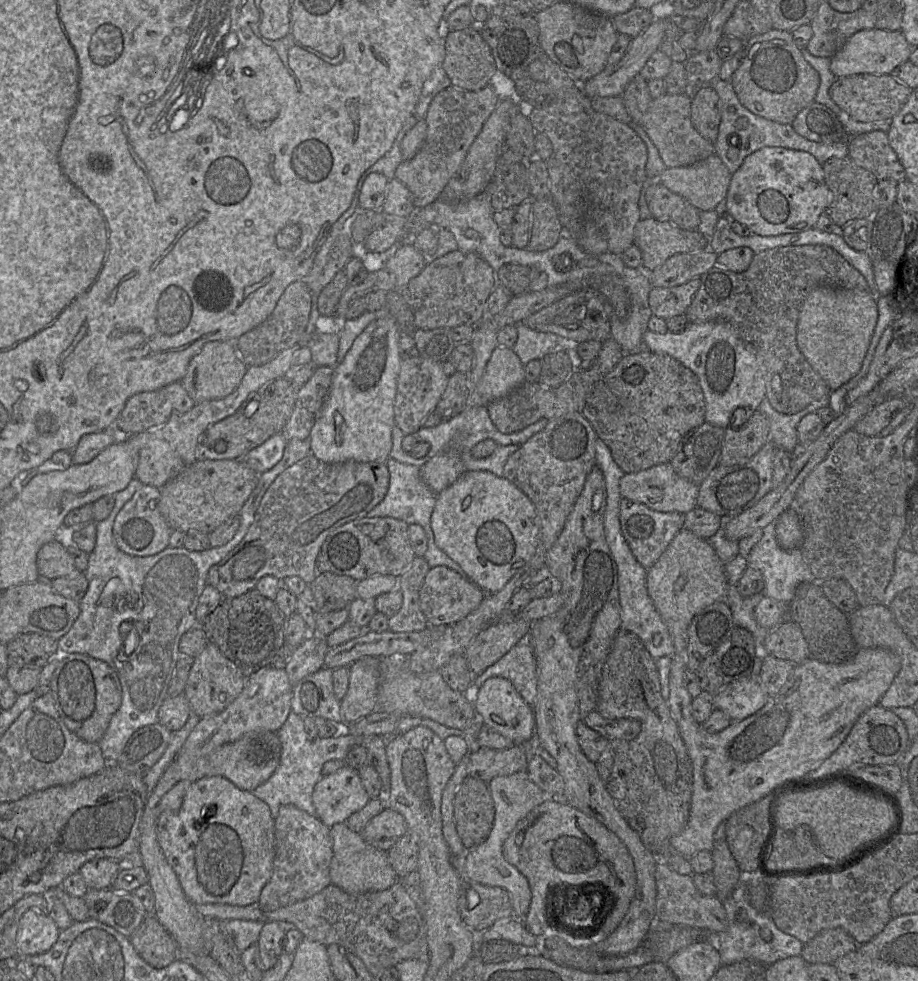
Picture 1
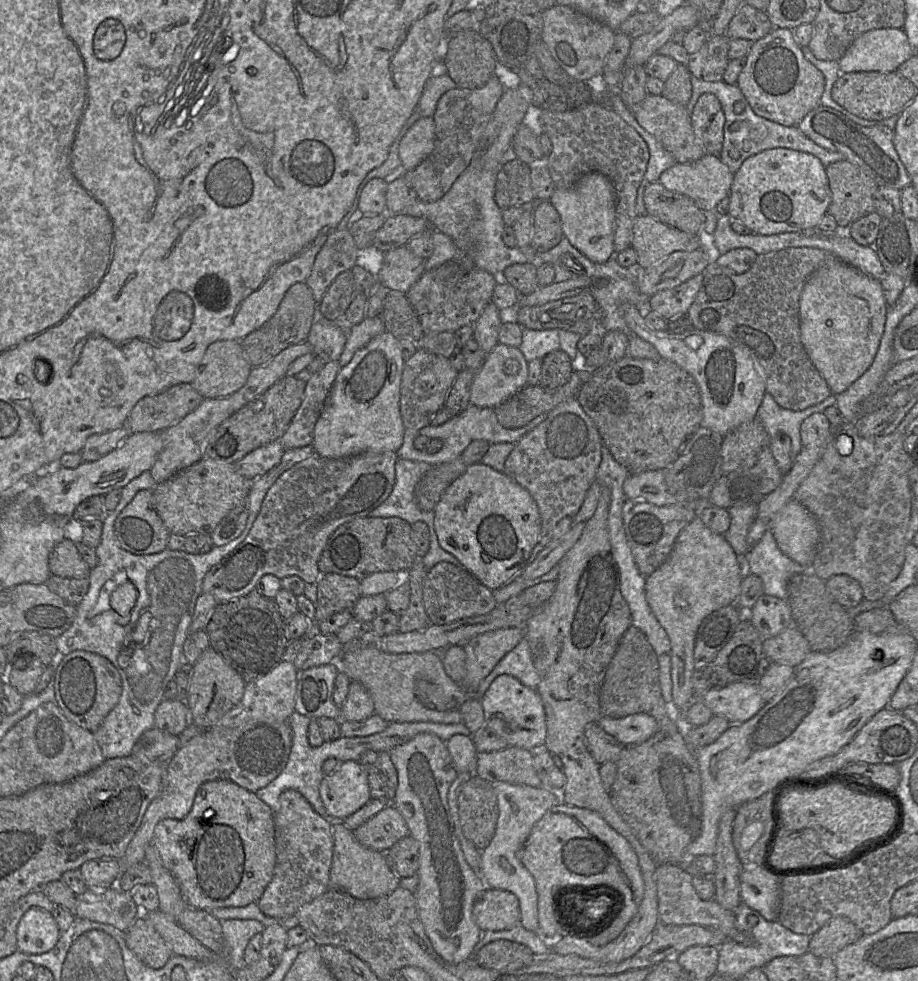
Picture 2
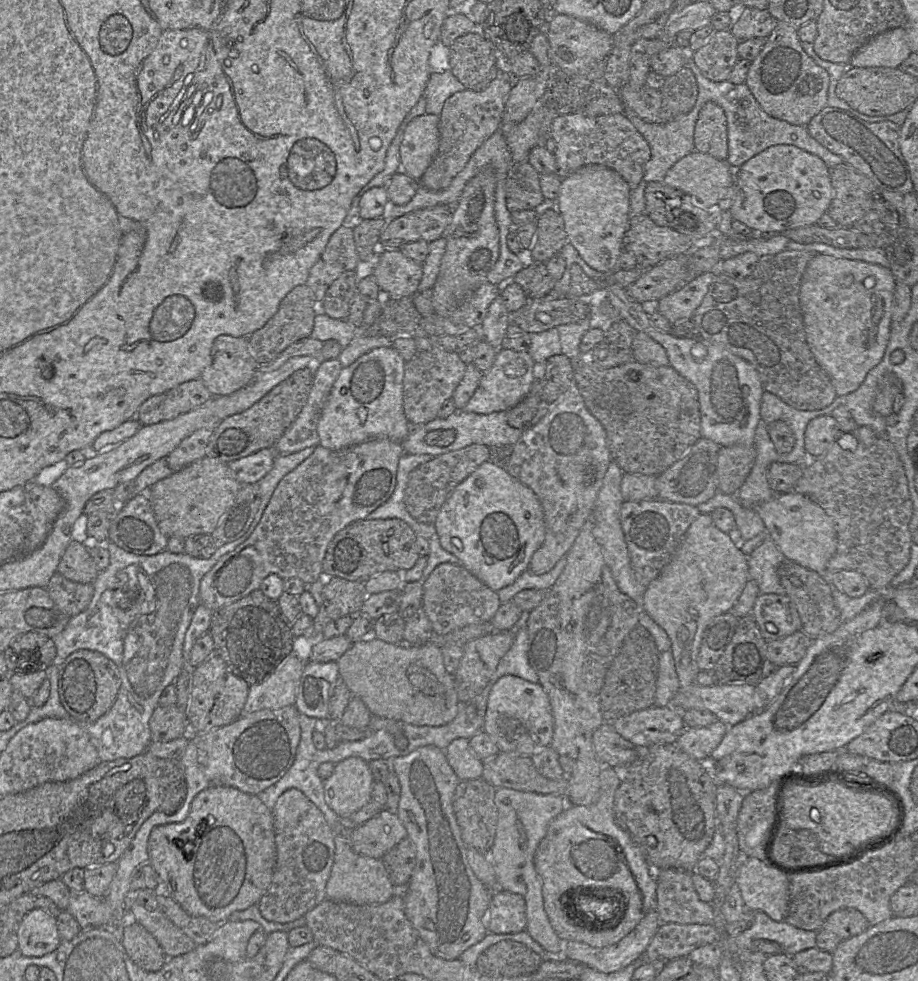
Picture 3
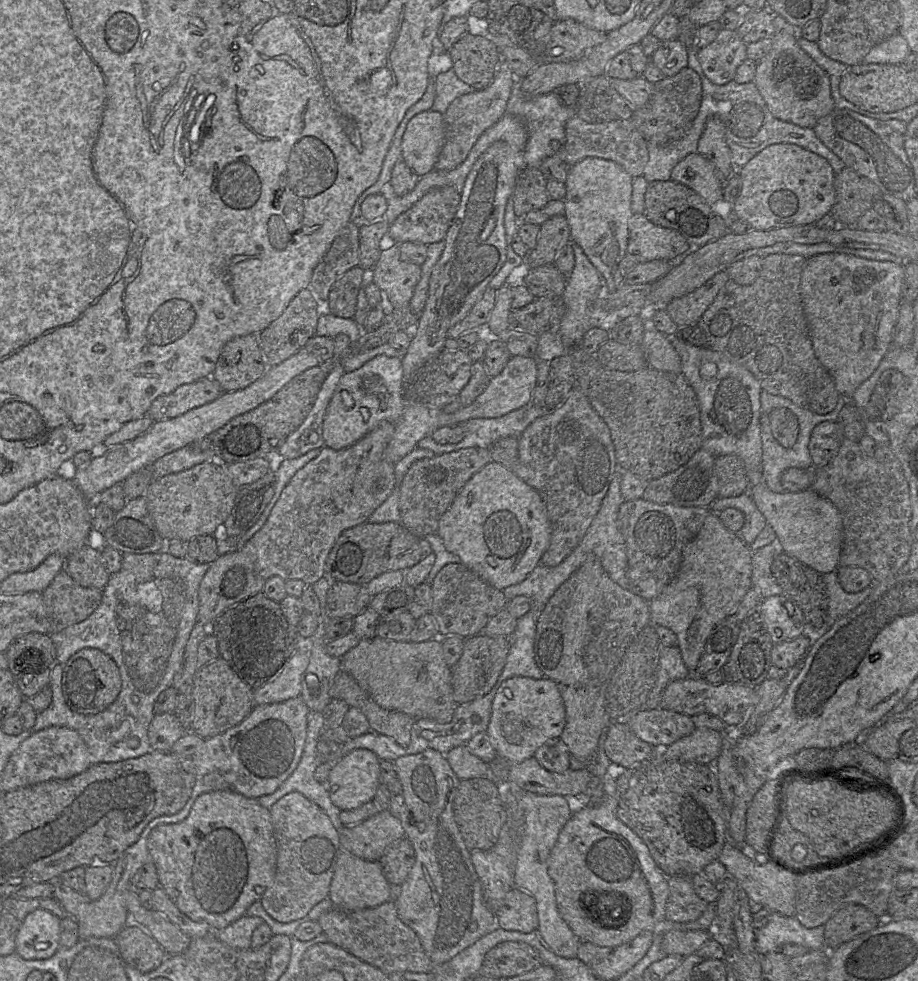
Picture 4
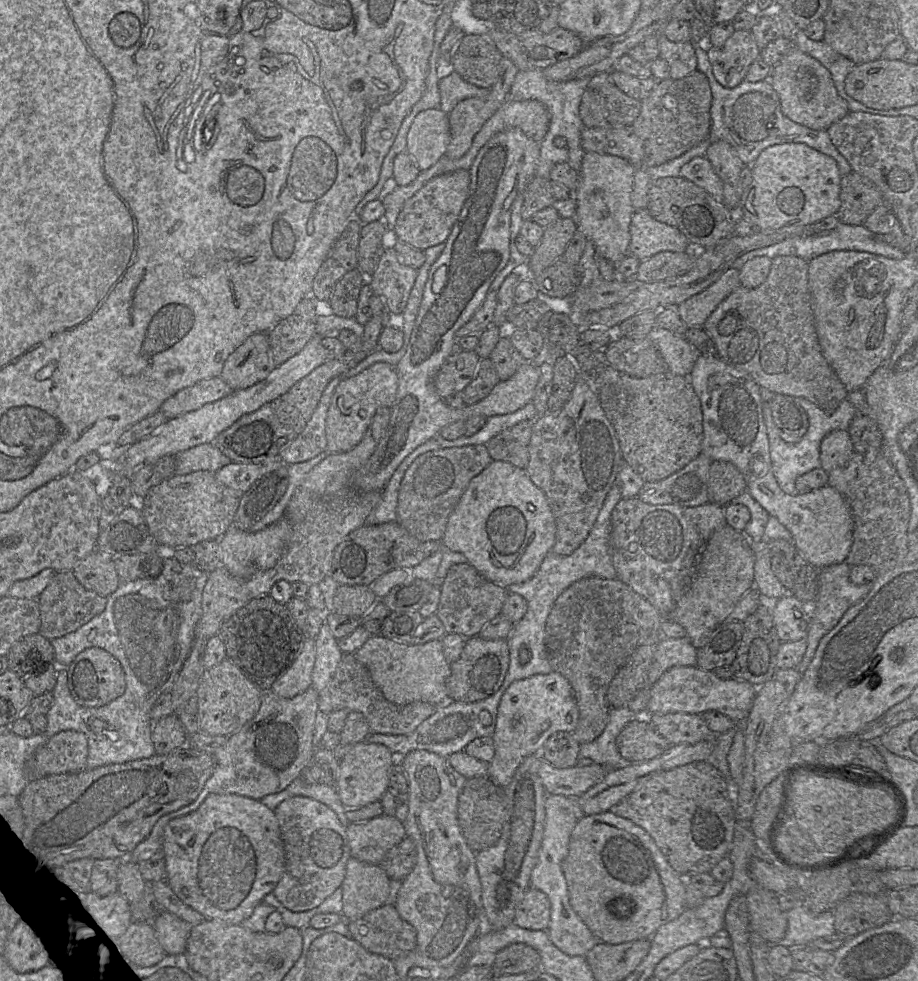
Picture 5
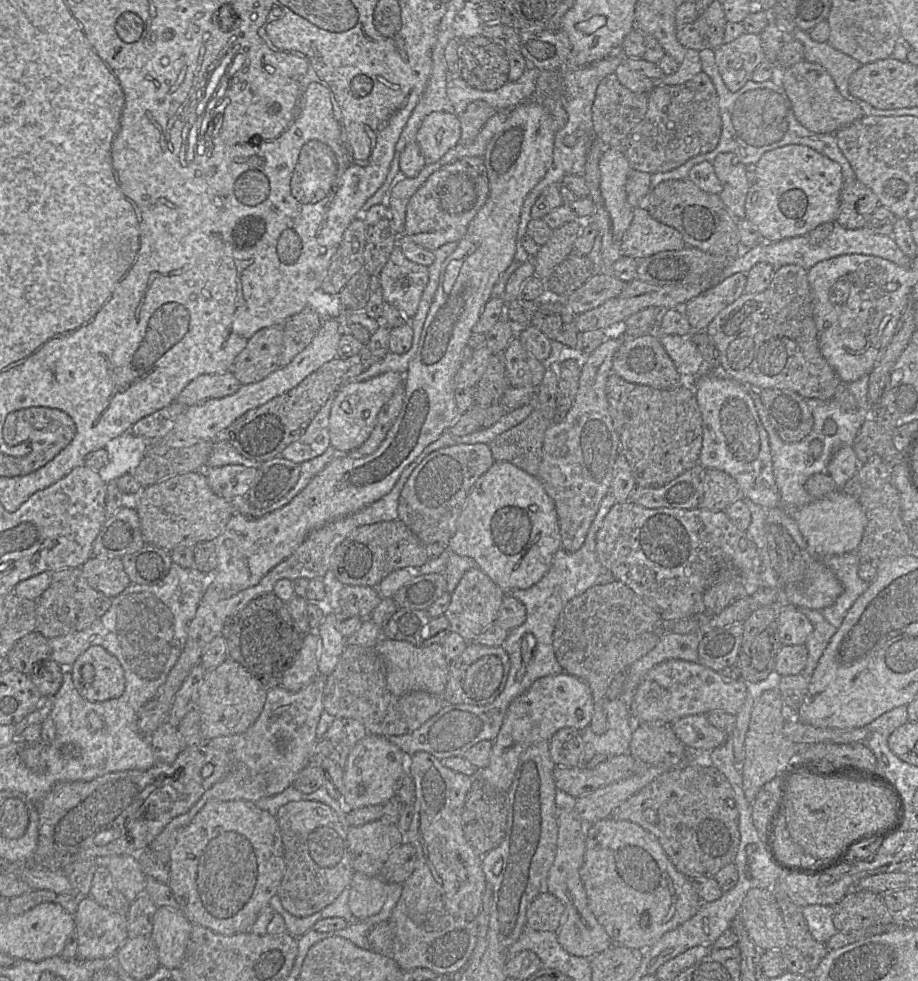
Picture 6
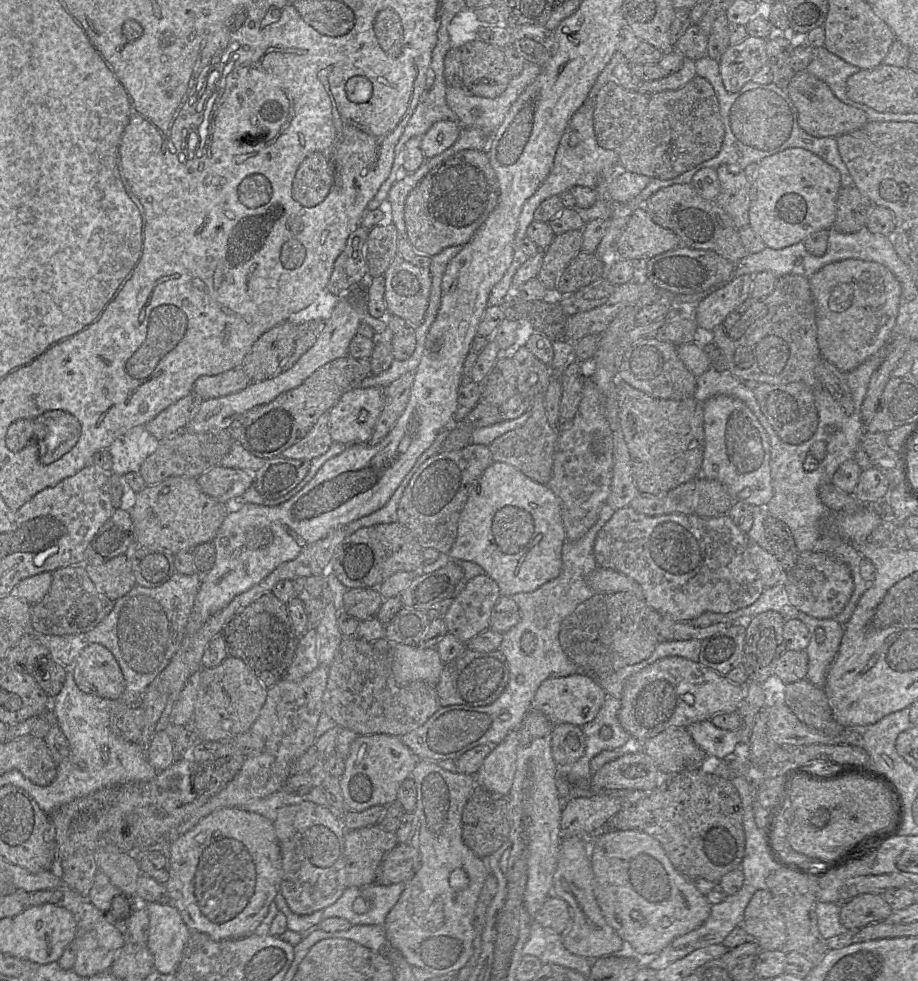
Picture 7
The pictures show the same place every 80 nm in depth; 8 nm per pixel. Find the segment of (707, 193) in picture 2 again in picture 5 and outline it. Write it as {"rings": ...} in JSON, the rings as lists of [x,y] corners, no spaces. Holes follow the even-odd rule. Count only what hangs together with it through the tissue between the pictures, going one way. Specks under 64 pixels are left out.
{"rings":[[[705,156],[694,157],[685,163],[680,169],[679,176],[688,179],[721,200],[722,182]]]}

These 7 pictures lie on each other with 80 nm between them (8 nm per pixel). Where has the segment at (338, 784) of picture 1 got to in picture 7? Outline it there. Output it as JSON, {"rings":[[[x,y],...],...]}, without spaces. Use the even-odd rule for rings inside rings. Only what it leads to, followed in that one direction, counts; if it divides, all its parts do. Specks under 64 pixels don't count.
{"rings":[[[388,734],[360,735],[352,743],[345,759],[345,770],[340,778],[340,786],[346,809],[361,812],[372,806],[388,806],[397,801],[400,784],[418,763],[419,758],[402,743],[400,737]]]}

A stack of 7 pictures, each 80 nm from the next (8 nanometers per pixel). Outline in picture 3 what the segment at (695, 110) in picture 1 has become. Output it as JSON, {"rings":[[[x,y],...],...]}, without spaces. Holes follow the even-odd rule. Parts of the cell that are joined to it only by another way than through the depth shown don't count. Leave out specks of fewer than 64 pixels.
{"rings":[[[708,101],[701,107],[694,128],[694,151],[726,161],[727,122],[723,109]]]}

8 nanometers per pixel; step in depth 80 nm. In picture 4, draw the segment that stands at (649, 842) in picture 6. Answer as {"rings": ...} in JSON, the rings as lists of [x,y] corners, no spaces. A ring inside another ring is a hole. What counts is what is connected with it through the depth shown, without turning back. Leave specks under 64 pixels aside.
{"rings":[[[602,791],[602,796],[601,796],[601,797],[600,797],[600,799],[599,799],[599,800],[598,800],[598,801],[597,801],[597,802],[596,802],[596,803],[593,803],[593,804],[590,804],[590,805],[587,805],[587,806],[584,806],[584,807],[582,807],[582,808],[580,808],[580,809],[577,809],[577,810],[576,810],[576,811],[574,811],[574,812],[573,812],[573,813],[572,813],[572,815],[571,815],[571,816],[570,816],[570,818],[569,818],[569,820],[568,820],[568,821],[567,821],[567,822],[566,822],[566,824],[565,824],[565,825],[564,825],[564,826],[563,826],[563,828],[562,828],[562,829],[561,829],[561,831],[560,831],[560,833],[559,833],[559,835],[558,835],[558,838],[557,838],[557,841],[556,841],[556,843],[555,843],[555,844],[554,844],[554,846],[553,846],[553,848],[552,848],[552,849],[551,849],[551,851],[550,851],[550,853],[549,853],[549,856],[548,856],[548,859],[547,859],[547,872],[548,872],[548,875],[549,875],[549,876],[550,876],[550,878],[551,878],[551,879],[552,879],[552,881],[553,881],[553,883],[554,883],[554,886],[555,886],[555,899],[556,899],[556,904],[557,904],[557,908],[558,908],[558,911],[559,911],[559,914],[560,914],[560,916],[561,916],[561,917],[562,917],[562,919],[563,919],[563,920],[564,920],[564,921],[565,921],[565,922],[566,922],[566,923],[567,923],[567,925],[568,925],[568,926],[569,926],[569,928],[570,928],[570,929],[571,929],[571,930],[572,930],[572,932],[573,932],[573,933],[574,933],[574,934],[575,934],[575,935],[576,935],[576,936],[577,936],[577,937],[578,937],[578,938],[579,938],[579,939],[580,939],[580,941],[581,941],[581,942],[590,942],[590,943],[592,943],[592,944],[595,944],[595,945],[597,945],[597,946],[600,946],[600,947],[615,947],[615,946],[618,946],[618,945],[621,945],[621,944],[623,944],[623,943],[626,943],[626,942],[629,942],[629,941],[630,941],[630,940],[632,940],[632,939],[633,939],[633,938],[635,938],[635,937],[636,937],[636,936],[638,936],[638,935],[639,935],[639,934],[640,934],[640,933],[641,933],[641,932],[643,932],[643,931],[652,931],[652,932],[653,932],[653,931],[654,931],[654,928],[655,928],[655,927],[656,927],[656,925],[657,925],[657,924],[658,924],[658,923],[660,923],[660,922],[662,922],[662,921],[664,921],[664,920],[665,920],[665,905],[666,905],[666,900],[667,900],[667,897],[668,897],[668,894],[669,894],[669,889],[668,889],[668,877],[667,877],[667,876],[666,876],[666,875],[665,875],[665,874],[664,874],[664,873],[663,873],[663,872],[662,872],[662,871],[661,871],[661,870],[660,870],[660,869],[659,869],[659,867],[658,867],[658,866],[657,866],[657,865],[656,865],[656,863],[655,863],[655,861],[654,861],[654,860],[653,860],[653,858],[652,858],[652,857],[651,857],[651,855],[650,855],[650,853],[649,853],[649,850],[648,850],[648,848],[647,848],[647,846],[646,846],[646,845],[645,845],[645,843],[644,843],[644,842],[643,842],[643,841],[642,841],[642,839],[641,839],[641,838],[640,838],[640,837],[638,837],[638,836],[637,836],[637,835],[636,835],[636,834],[635,834],[635,833],[634,833],[634,832],[633,832],[633,831],[632,831],[632,830],[631,830],[631,829],[630,829],[630,828],[628,828],[628,827],[627,827],[627,826],[626,826],[626,825],[624,825],[624,824],[623,824],[623,823],[622,823],[622,822],[621,822],[621,821],[620,821],[620,820],[619,820],[619,819],[618,819],[618,817],[617,817],[617,815],[616,815],[616,809],[617,809],[617,800],[618,800],[618,798],[619,798],[619,795],[606,795],[606,794],[604,794],[604,793],[603,793],[603,791]],[[593,891],[598,891],[598,893],[596,893],[596,892],[595,892],[595,893],[592,893],[592,895],[593,895],[593,896],[592,896],[592,897],[595,897],[595,896],[606,896],[606,898],[607,898],[607,901],[606,901],[606,902],[605,902],[605,903],[603,903],[603,904],[602,904],[602,905],[601,905],[601,906],[602,906],[602,907],[604,907],[604,908],[605,908],[605,910],[604,910],[604,911],[603,911],[603,914],[604,914],[604,916],[605,916],[605,917],[604,917],[604,919],[600,919],[600,917],[599,917],[599,913],[598,913],[598,911],[596,911],[596,908],[595,908],[595,909],[594,909],[594,910],[595,910],[595,912],[596,912],[596,913],[597,913],[597,916],[598,916],[598,918],[599,918],[599,919],[598,919],[598,918],[597,918],[597,917],[596,917],[596,915],[595,915],[595,914],[594,914],[594,911],[593,911],[593,910],[592,910],[592,909],[591,909],[591,908],[588,908],[588,909],[587,909],[587,908],[584,908],[584,907],[582,907],[582,905],[581,905],[581,903],[580,903],[580,896],[582,896],[582,897],[583,897],[583,896],[584,896],[584,893],[586,893],[586,894],[588,894],[588,893],[590,893],[590,892],[593,892]]]}

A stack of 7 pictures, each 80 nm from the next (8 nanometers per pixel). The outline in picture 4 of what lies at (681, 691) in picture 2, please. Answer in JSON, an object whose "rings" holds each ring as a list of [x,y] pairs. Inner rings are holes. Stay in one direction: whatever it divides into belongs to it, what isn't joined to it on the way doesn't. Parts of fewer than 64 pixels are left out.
{"rings":[[[711,513],[706,517],[696,536],[683,548],[680,567],[674,578],[657,597],[649,601],[652,624],[664,626],[674,632],[677,637],[676,646],[691,674],[696,670],[705,642],[712,629],[734,613],[742,598],[752,588],[752,553],[753,551],[739,533],[728,530],[721,523],[718,513]]]}

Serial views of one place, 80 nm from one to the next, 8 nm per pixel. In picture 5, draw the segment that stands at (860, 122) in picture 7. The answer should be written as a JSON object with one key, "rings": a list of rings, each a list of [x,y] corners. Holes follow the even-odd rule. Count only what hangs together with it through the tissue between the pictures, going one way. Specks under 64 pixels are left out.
{"rings":[[[798,47],[772,66],[768,80],[779,96],[783,114],[792,121],[815,130],[826,130],[849,113],[847,102],[838,94],[830,72]]]}

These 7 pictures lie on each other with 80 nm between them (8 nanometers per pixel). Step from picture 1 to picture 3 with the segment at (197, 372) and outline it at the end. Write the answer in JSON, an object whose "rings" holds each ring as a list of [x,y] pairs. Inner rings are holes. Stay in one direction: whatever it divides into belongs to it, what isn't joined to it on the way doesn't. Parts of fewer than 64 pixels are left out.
{"rings":[[[221,335],[213,342],[212,361],[200,379],[213,396],[224,396],[251,383],[259,366],[248,337]]]}

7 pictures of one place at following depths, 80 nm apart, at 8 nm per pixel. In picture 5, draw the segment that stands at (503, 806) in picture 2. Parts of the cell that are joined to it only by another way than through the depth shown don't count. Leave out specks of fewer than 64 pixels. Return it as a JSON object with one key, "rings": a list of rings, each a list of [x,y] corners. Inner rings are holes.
{"rings":[[[548,795],[545,801],[544,833],[537,863],[530,876],[529,888],[546,894],[550,902],[550,921],[547,930],[551,942],[569,956],[585,956],[600,941],[572,909],[567,883],[562,871],[562,862],[568,853],[571,833],[582,816],[576,799],[562,795]]]}

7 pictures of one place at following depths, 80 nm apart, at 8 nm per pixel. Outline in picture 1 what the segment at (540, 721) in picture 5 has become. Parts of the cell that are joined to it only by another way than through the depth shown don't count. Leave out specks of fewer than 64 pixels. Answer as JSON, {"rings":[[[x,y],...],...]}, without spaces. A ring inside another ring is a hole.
{"rings":[[[500,677],[489,678],[478,689],[474,690],[473,694],[470,692],[470,697],[482,725],[508,738],[514,745],[521,746],[534,735],[533,708],[524,701],[510,681]]]}

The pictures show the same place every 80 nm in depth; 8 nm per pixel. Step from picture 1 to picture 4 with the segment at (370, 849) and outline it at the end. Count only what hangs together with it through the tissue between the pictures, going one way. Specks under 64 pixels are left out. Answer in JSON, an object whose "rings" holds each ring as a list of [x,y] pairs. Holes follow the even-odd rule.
{"rings":[[[341,848],[331,879],[328,898],[337,909],[353,911],[374,908],[389,901],[390,884],[386,880],[379,861],[361,859]]]}

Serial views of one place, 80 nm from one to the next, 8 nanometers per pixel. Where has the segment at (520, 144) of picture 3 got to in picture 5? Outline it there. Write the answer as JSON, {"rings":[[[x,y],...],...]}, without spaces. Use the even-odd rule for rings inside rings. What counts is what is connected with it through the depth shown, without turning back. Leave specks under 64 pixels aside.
{"rings":[[[534,67],[519,70],[517,73],[508,100],[537,100],[545,105],[550,115],[549,128],[540,142],[540,156],[536,169],[541,169],[546,160],[551,157],[553,139],[560,135],[567,141],[566,149],[569,151],[569,165],[576,171],[580,171],[582,158],[585,154],[581,146],[581,131],[585,126],[579,115],[579,107],[589,80],[590,78],[580,78],[568,81],[553,81],[544,76],[543,69]]]}

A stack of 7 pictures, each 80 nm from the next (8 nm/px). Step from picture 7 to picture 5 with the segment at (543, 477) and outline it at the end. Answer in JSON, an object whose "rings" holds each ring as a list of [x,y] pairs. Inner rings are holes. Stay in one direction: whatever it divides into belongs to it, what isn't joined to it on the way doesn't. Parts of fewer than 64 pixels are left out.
{"rings":[[[530,419],[506,429],[486,445],[494,461],[504,461],[521,469],[529,463],[529,444],[536,419]]]}

